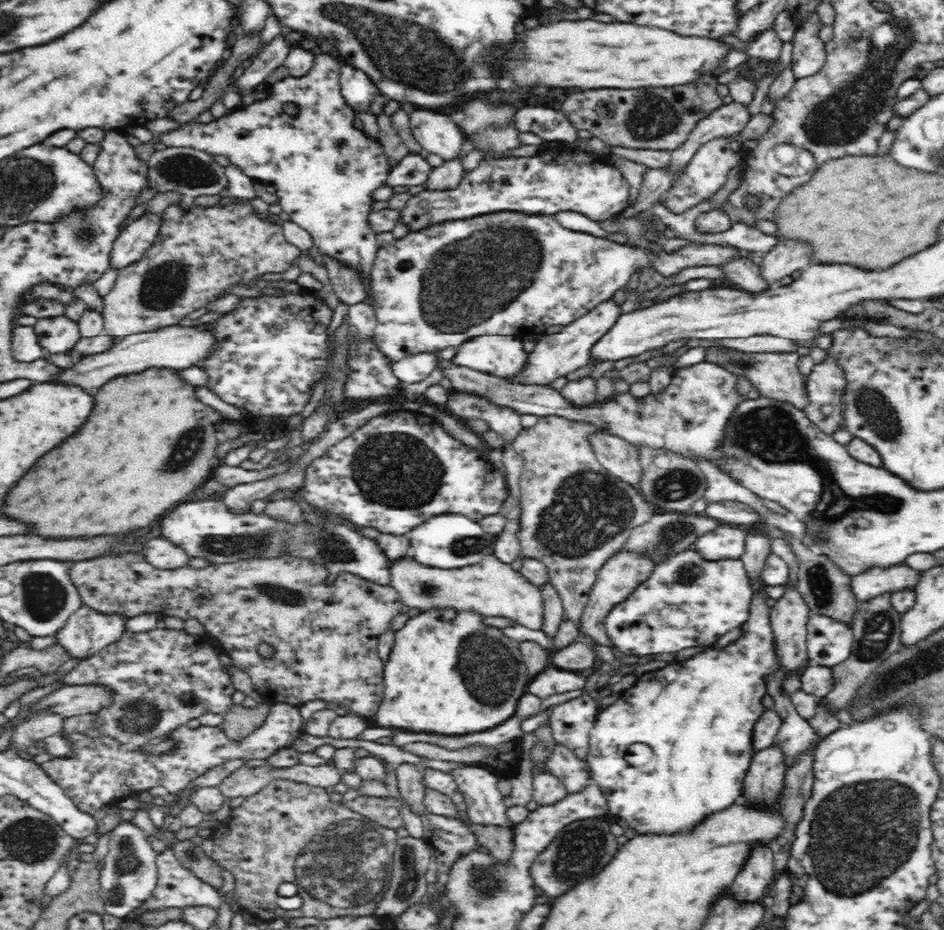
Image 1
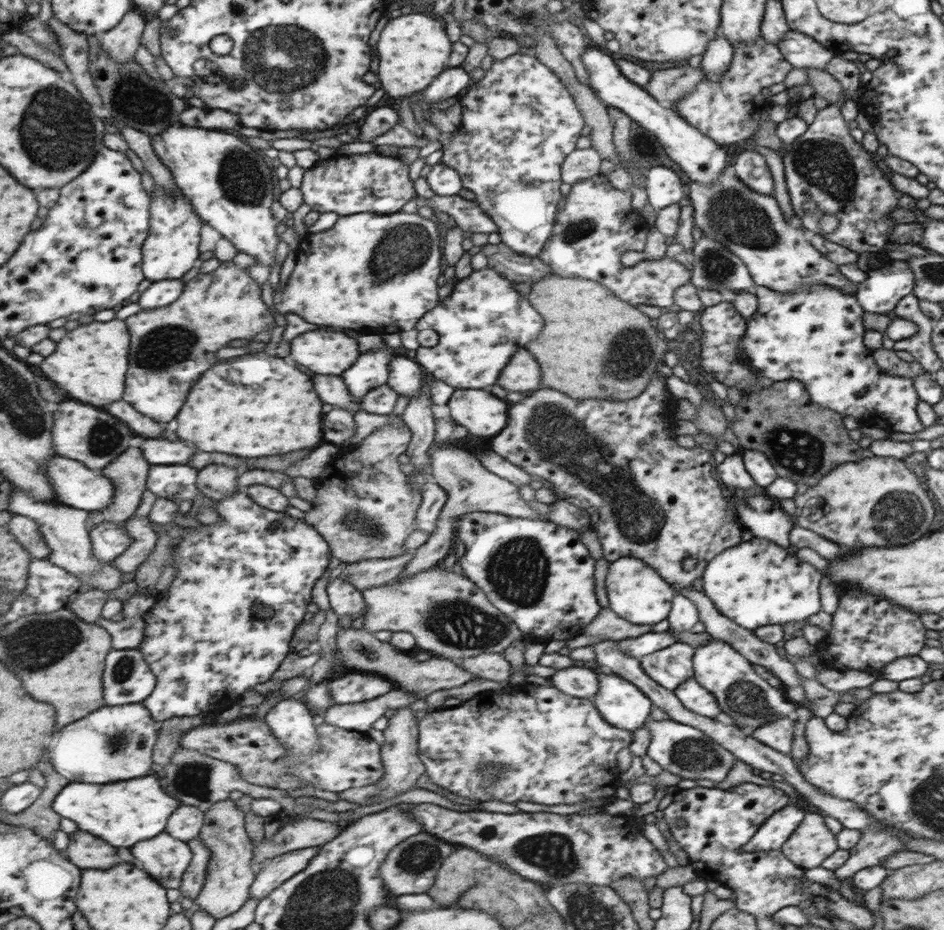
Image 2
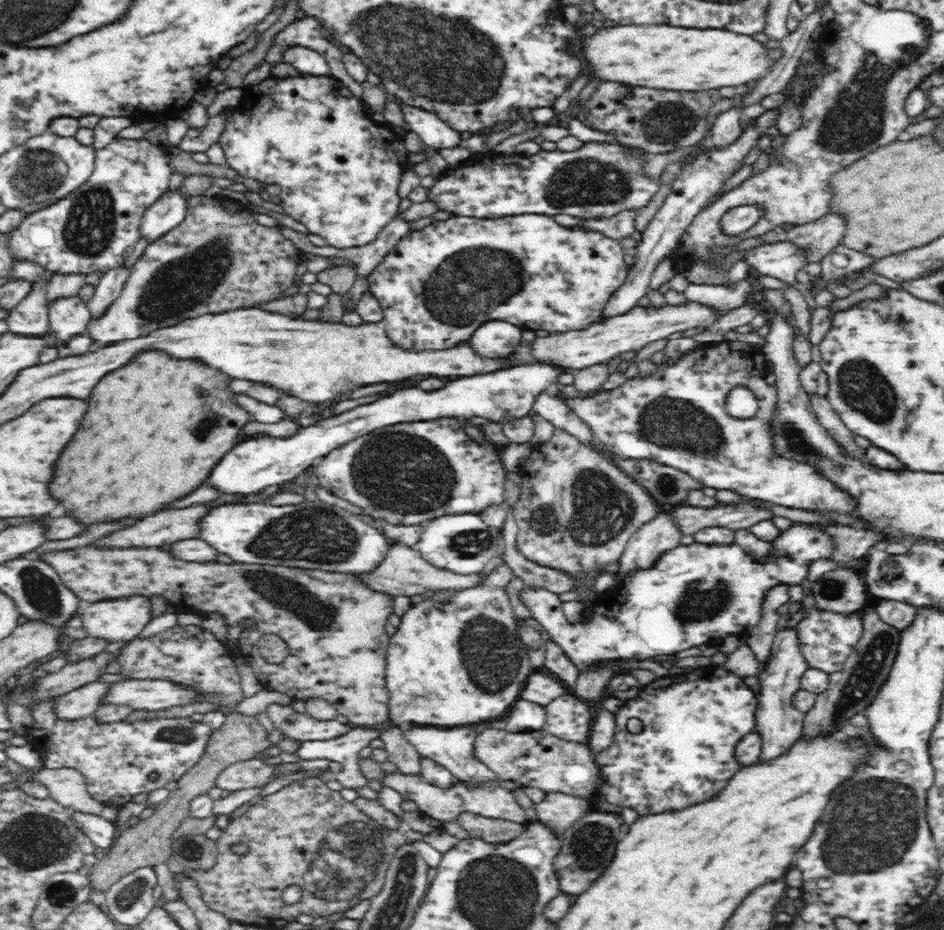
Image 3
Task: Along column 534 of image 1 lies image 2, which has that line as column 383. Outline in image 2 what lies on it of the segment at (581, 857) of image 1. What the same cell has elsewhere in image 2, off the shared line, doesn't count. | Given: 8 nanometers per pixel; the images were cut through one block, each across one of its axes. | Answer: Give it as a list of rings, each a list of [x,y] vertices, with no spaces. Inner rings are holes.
[[[419,832],[399,842],[382,861],[378,874],[384,886],[400,896],[400,894],[422,894],[434,884],[434,877],[442,861],[456,849],[455,844],[443,841],[429,832]]]

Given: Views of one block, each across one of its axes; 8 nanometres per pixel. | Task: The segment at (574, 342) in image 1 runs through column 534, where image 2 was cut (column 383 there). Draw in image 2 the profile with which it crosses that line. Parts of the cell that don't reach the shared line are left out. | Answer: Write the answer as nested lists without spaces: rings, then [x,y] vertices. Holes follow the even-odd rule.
[[[388,347],[370,350],[363,354],[364,358],[360,358],[356,366],[352,366],[352,370],[348,370],[348,374],[344,374],[348,390],[358,404],[361,404],[364,396],[372,389],[387,384],[391,372],[390,364],[397,355]]]

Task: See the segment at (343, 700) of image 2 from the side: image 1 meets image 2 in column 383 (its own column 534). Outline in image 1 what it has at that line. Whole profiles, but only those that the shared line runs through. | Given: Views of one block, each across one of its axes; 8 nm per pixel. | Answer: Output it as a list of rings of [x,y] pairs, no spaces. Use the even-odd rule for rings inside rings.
[[[548,666],[541,673],[532,677],[526,685],[526,692],[534,694],[544,700],[552,694],[564,694],[564,692],[580,693],[586,684],[586,678],[576,672]]]

